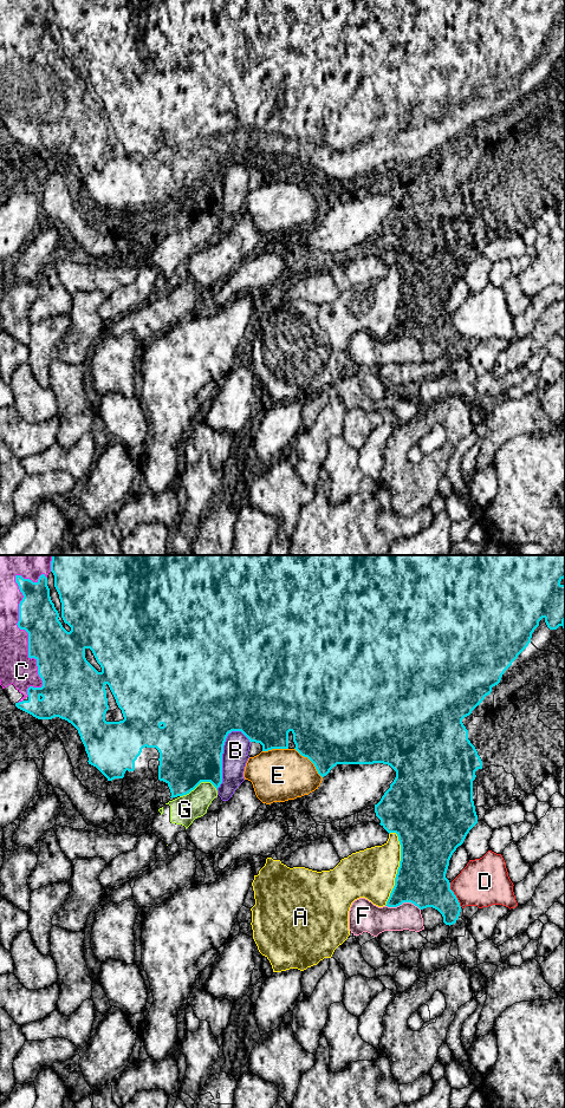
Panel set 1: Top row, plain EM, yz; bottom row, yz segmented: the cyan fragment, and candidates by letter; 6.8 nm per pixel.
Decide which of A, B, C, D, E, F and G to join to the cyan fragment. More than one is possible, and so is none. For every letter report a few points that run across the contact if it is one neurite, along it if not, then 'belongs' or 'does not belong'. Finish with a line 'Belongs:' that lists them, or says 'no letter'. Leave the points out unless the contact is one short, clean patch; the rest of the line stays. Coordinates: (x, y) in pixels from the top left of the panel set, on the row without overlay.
A: does not belong
B: does not belong
C: belongs
D: does not belong
E: does not belong
F: does not belong
G: yz (216, 221), (209, 215), (200, 215), (188, 226), (180, 229) | does not belong
Belongs: C

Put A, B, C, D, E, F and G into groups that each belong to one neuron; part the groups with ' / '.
A / B / C / D / E / F / G

